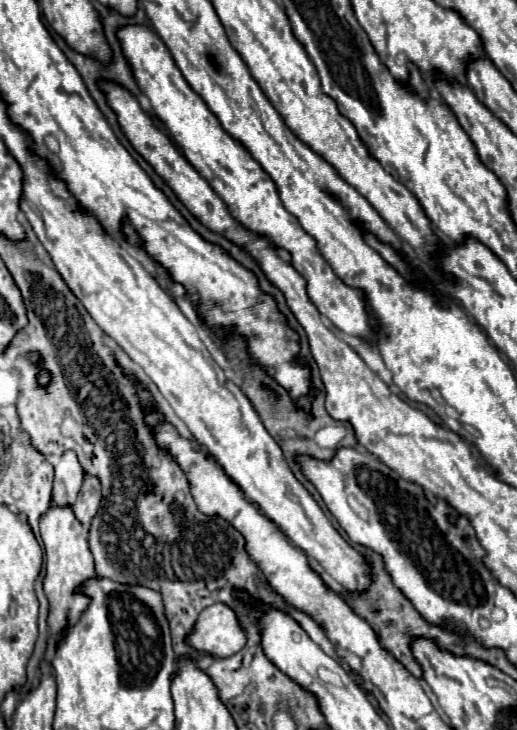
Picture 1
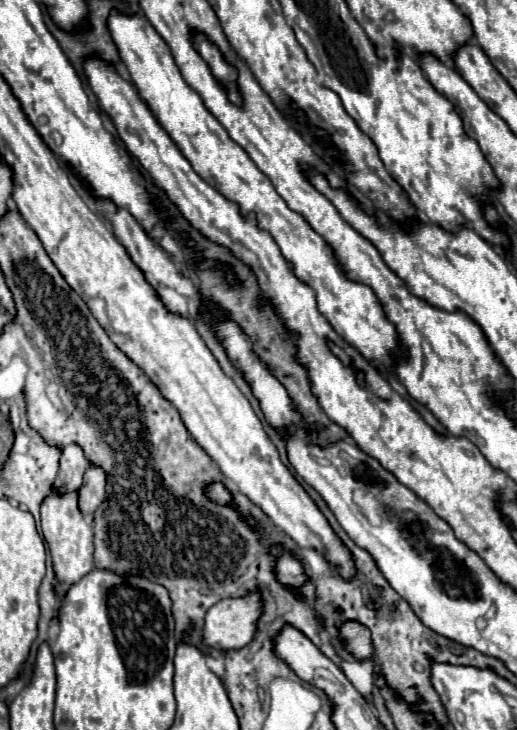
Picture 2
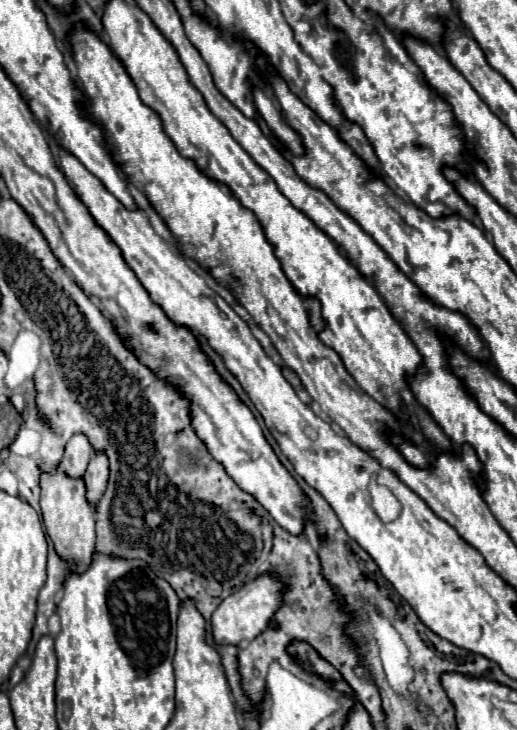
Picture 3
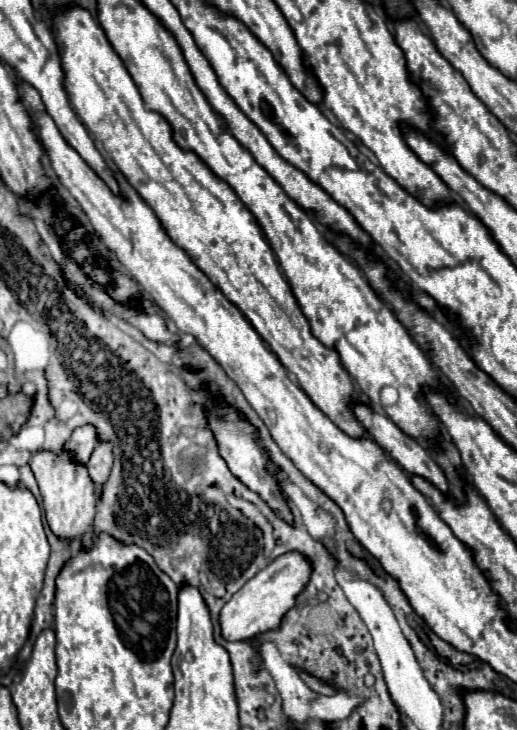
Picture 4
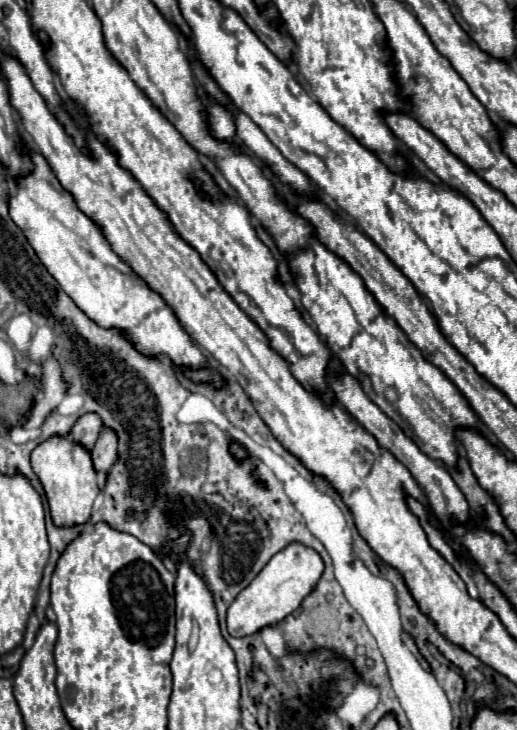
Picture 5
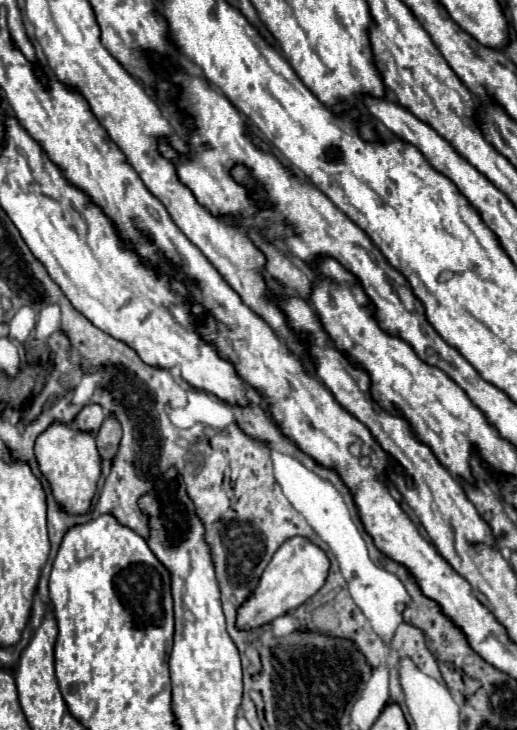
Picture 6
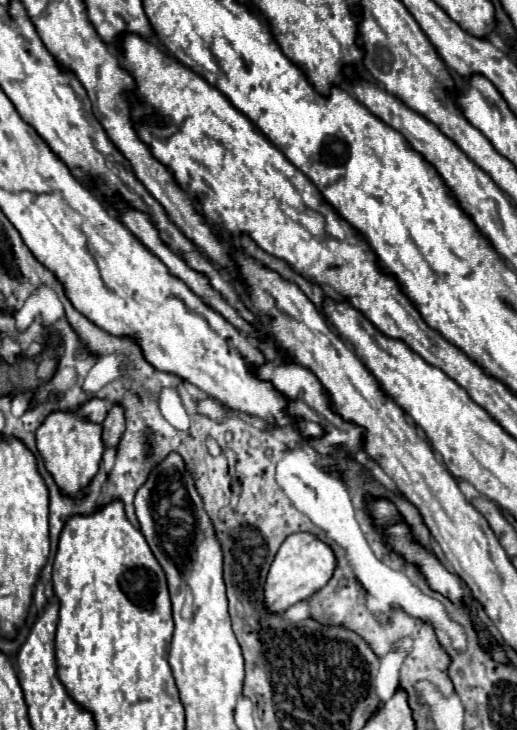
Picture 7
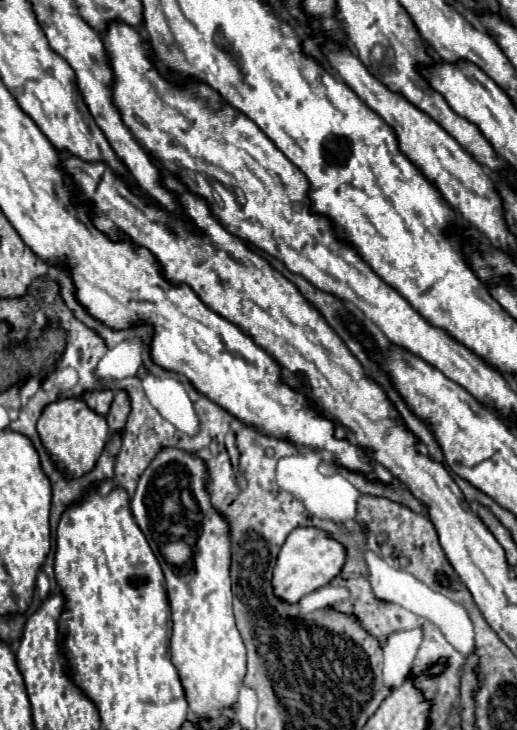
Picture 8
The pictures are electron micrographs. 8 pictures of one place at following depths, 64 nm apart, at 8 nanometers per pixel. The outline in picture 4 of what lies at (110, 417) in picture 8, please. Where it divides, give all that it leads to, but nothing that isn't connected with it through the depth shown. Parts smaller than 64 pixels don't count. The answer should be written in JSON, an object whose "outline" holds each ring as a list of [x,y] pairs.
{"outline":[[[98,442],[90,460],[88,460],[88,474],[92,476],[92,484],[96,488],[96,496],[100,496],[102,486],[106,484],[112,468],[112,444]]]}

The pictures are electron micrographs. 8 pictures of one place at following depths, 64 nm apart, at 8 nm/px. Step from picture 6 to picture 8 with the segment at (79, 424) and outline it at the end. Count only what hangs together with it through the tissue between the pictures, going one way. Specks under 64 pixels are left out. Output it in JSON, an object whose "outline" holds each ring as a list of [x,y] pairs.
{"outline":[[[104,390],[104,392],[90,392],[84,396],[84,402],[88,404],[88,408],[92,408],[94,412],[100,412],[100,414],[106,414],[110,410],[110,404],[112,404],[112,398],[114,394],[110,390]]]}

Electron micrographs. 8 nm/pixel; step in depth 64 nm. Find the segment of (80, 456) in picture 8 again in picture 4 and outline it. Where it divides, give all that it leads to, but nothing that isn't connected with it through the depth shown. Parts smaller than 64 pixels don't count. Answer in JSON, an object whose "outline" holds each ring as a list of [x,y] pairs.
{"outline":[[[36,452],[32,456],[32,472],[38,480],[40,494],[42,494],[42,506],[46,514],[46,522],[54,536],[60,536],[62,540],[78,540],[84,550],[92,548],[94,544],[94,514],[96,514],[96,494],[92,480],[88,476],[86,466],[76,464],[74,456],[68,452]]]}

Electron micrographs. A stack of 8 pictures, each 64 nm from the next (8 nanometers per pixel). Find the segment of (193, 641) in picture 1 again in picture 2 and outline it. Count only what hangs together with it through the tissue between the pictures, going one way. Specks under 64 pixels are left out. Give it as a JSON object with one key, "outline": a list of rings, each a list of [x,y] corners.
{"outline":[[[248,594],[246,598],[238,600],[220,600],[204,616],[202,642],[222,652],[244,648],[256,632],[256,620],[260,612],[262,606],[258,594]]]}

